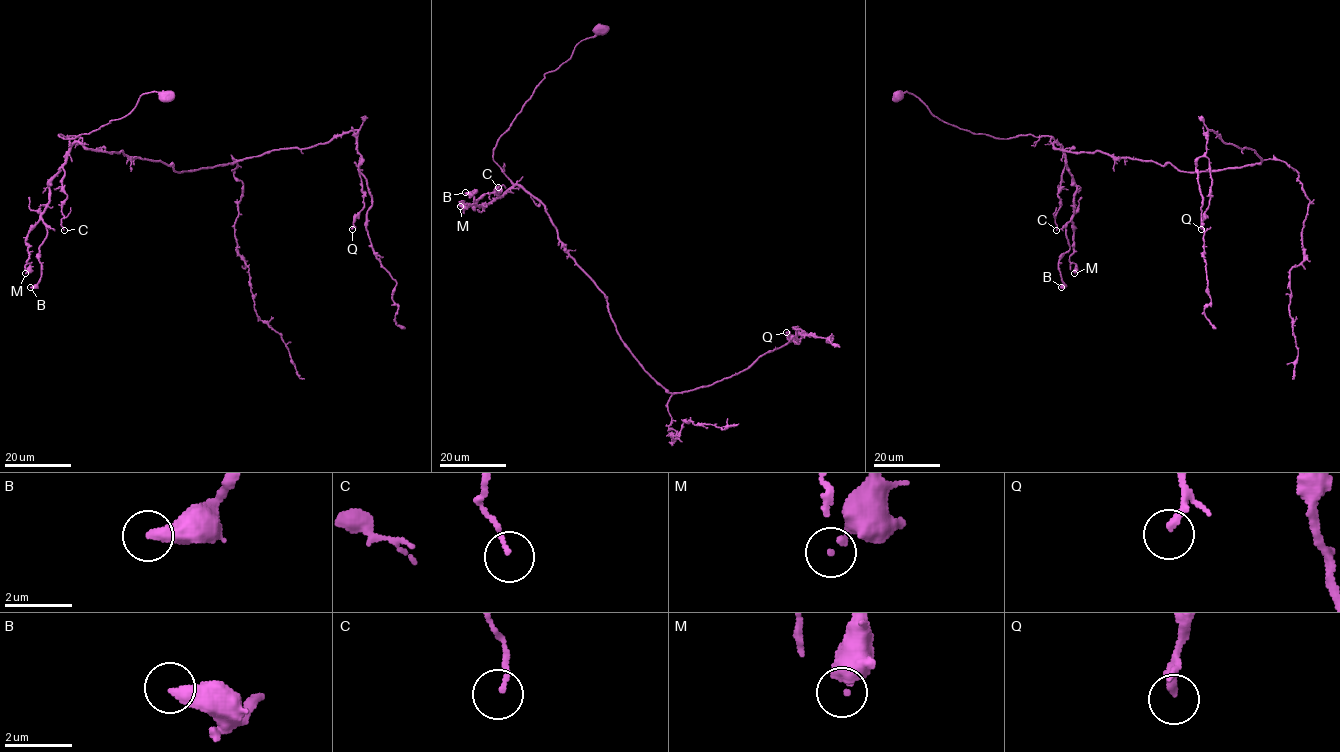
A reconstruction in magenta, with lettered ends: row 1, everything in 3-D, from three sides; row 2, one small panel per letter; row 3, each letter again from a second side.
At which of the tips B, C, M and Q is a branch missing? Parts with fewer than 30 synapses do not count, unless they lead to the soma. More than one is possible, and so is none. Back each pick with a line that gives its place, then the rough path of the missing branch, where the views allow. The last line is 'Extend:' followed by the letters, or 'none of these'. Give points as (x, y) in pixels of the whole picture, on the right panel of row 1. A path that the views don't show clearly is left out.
Extend: none of these

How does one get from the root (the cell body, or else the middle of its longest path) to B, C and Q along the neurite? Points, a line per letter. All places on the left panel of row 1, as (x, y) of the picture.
B: (166, 95), (145, 93), (120, 118), (75, 138), (59, 135), (79, 138), (49, 185), (41, 276), (30, 287)
C: (166, 95), (145, 93), (120, 118), (75, 138), (59, 135), (79, 138), (63, 166), (64, 230)
Q: (166, 95), (145, 93), (120, 118), (59, 135), (187, 172), (357, 130), (364, 207), (352, 229)

